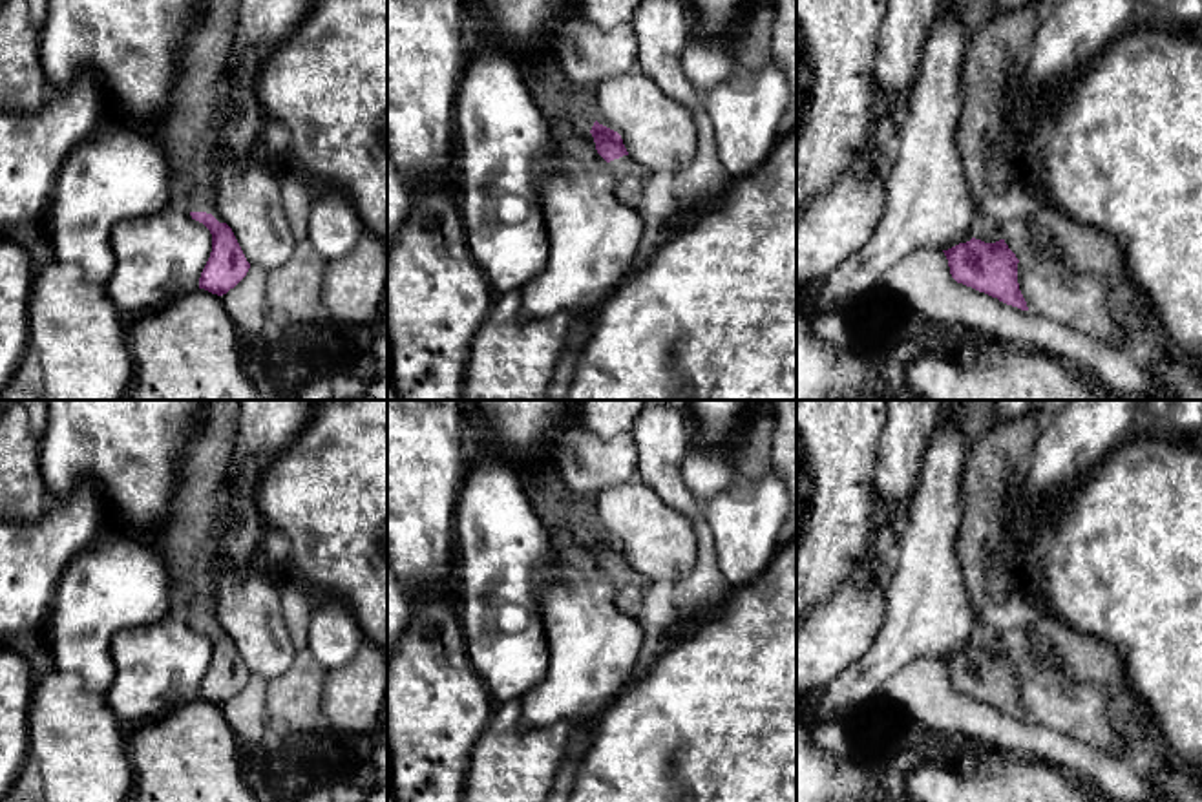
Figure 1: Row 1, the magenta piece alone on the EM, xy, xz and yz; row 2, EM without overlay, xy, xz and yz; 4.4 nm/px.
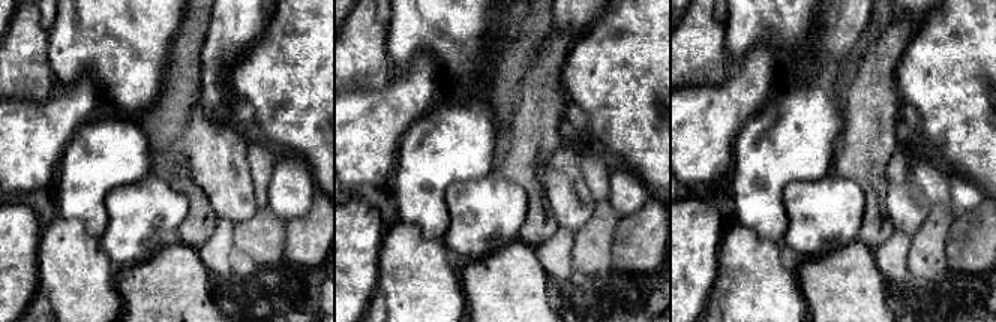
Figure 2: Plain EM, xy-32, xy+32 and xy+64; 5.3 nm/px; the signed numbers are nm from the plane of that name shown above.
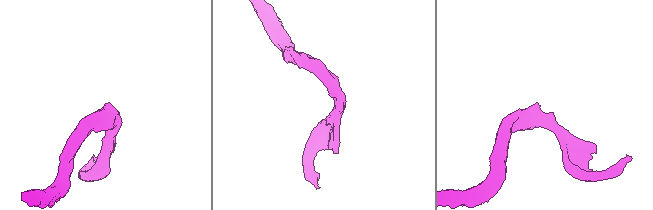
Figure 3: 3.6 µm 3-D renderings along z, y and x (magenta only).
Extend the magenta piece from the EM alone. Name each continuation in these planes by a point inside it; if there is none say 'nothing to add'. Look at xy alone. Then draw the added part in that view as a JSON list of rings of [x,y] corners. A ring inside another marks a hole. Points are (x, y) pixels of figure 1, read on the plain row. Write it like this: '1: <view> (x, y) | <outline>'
1: xy (238, 527) | [[[250,459],[232,477],[227,477],[212,530],[206,537],[205,566],[197,572],[179,601],[179,612],[188,621],[206,621],[219,632],[225,632],[216,617],[212,574],[223,559],[234,568],[245,570],[258,557],[265,530],[263,515],[256,502],[261,475],[261,460]]]

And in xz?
1: xz (631, 587) | [[[630,565],[610,570],[610,579],[616,586],[616,608],[627,616],[638,617],[654,581],[636,572]]]

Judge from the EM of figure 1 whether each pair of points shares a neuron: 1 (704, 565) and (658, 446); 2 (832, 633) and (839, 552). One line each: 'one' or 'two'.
1: one
2: two

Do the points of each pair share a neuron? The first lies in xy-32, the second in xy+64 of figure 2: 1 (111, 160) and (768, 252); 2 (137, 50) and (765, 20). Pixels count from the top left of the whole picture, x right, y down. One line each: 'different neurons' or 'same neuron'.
1: different neurons
2: same neuron

